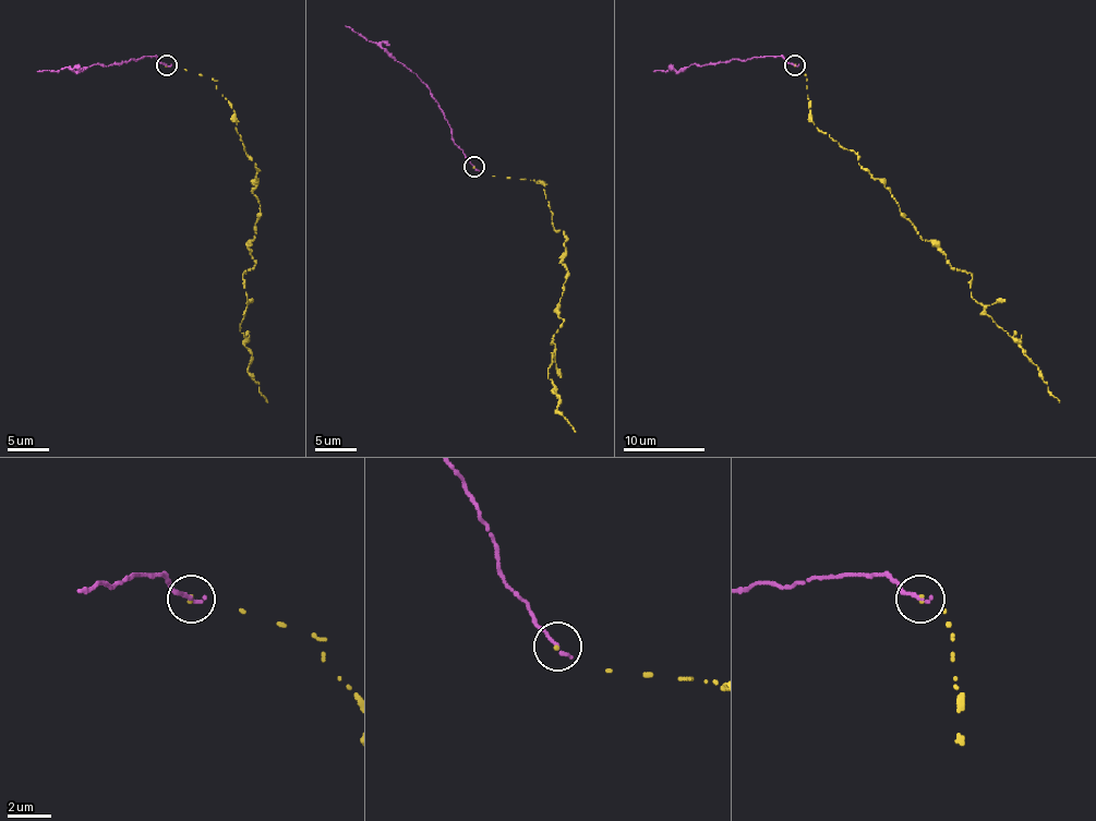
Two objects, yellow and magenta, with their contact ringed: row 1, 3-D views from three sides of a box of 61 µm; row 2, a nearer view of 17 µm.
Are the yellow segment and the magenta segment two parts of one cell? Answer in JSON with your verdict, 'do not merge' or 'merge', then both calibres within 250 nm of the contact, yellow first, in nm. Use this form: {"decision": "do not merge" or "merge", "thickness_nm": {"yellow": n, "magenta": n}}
{"decision": "merge", "thickness_nm": {"yellow": 130, "magenta": 220}}

